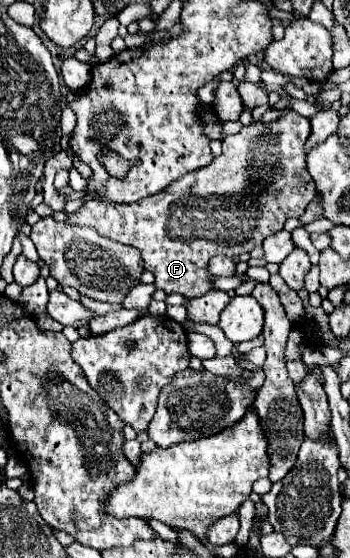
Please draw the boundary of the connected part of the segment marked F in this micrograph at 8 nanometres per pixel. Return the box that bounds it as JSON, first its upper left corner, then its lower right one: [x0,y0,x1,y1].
[67,109,315,299]

